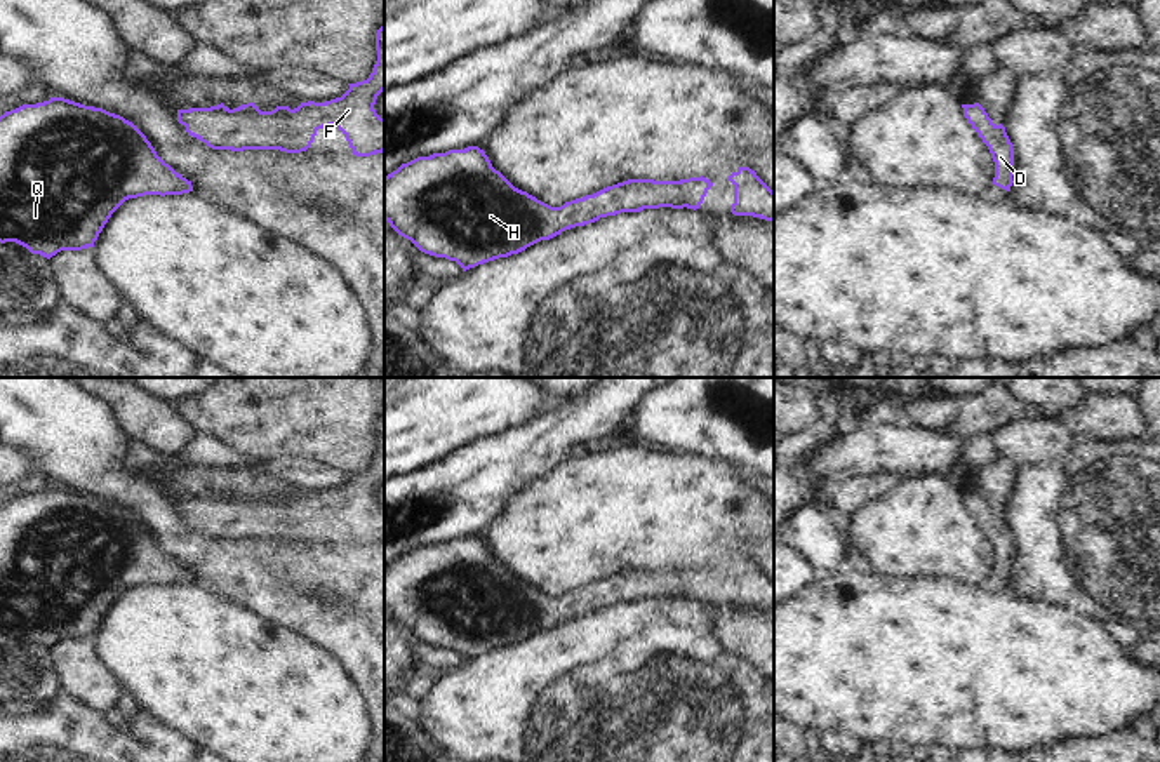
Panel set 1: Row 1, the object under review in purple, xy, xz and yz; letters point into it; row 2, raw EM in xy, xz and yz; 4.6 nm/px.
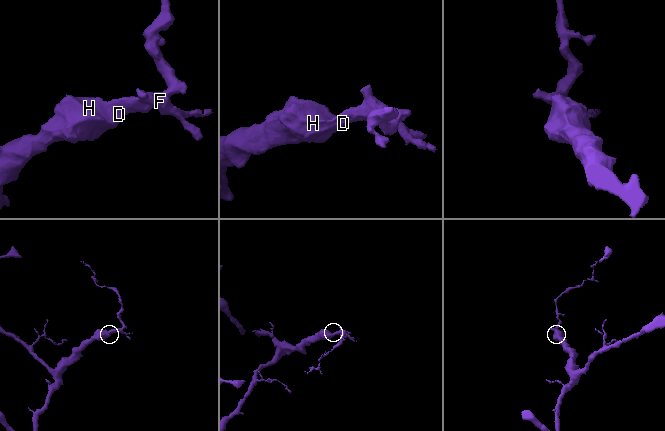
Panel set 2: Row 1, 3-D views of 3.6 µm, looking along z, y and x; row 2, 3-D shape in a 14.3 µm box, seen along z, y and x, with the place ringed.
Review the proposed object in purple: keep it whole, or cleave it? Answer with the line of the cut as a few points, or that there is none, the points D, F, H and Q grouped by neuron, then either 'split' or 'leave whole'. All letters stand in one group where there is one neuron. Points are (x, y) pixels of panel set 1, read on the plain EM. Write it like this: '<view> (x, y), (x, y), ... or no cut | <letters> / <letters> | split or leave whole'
no cut | D F H Q | leave whole

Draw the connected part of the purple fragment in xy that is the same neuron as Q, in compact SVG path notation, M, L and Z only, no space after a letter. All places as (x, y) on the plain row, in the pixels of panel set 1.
M64 487L23 494L0 505L0 633L16 632L47 649L61 640L94 637L111 604L129 588L183 585L191 571L165 553L129 510Z

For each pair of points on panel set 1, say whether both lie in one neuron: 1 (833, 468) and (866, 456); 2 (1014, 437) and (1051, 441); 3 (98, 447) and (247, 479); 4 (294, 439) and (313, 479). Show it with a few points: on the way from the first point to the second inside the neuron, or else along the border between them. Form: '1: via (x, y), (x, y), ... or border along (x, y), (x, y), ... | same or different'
1: via (842, 460), (846, 456), (858, 456) | same
2: via (1023, 441), (1042, 441) | same
3: border along (155, 470), (157, 481), (176, 500) | different
4: border along (266, 458), (317, 458), (341, 472) | different

